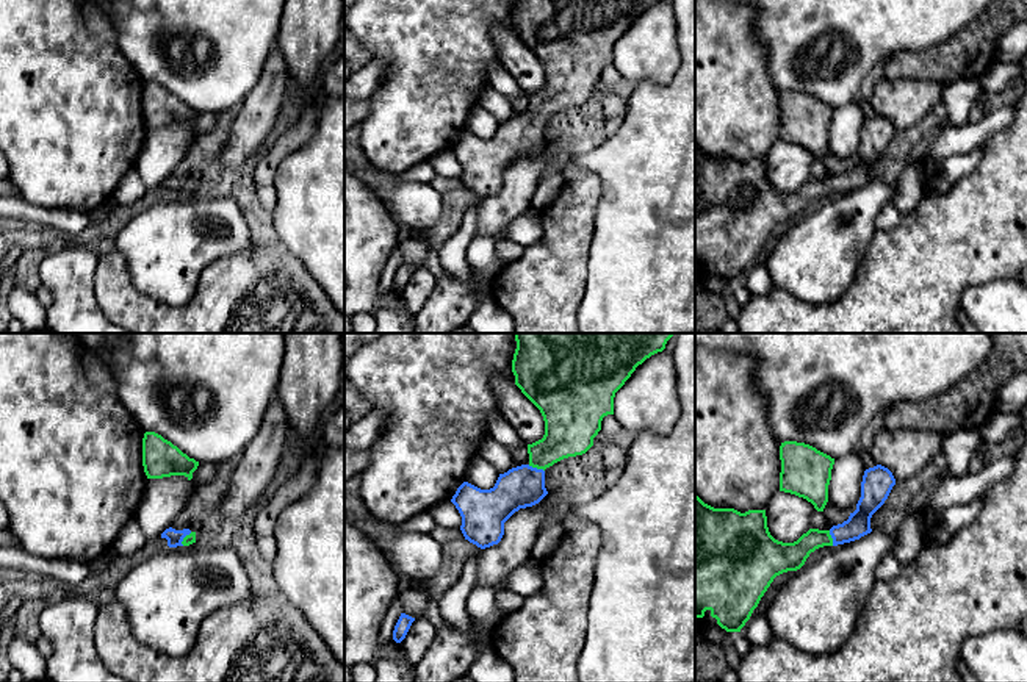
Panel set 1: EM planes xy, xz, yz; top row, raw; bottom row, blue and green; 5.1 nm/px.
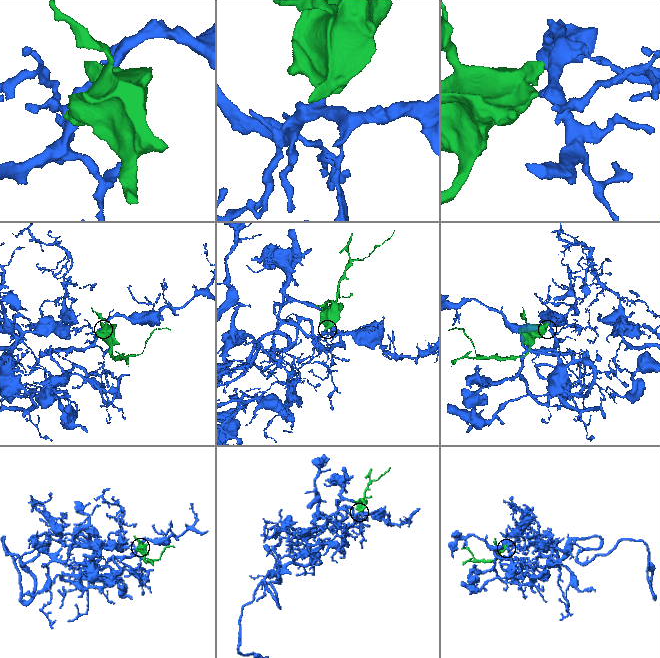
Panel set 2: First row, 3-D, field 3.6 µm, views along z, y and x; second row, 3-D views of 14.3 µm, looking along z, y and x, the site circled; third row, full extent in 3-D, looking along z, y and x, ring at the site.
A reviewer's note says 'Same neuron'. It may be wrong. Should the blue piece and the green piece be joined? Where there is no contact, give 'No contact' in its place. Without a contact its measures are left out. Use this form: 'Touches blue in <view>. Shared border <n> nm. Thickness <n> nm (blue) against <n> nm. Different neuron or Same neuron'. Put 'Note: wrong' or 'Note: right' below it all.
Touches blue in xz. Shared border 90 nm. Thickness 220 nm (blue) against 260 nm. Same neuron
Note: right

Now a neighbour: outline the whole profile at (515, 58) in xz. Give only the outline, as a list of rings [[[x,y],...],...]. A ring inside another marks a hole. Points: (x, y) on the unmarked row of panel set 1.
[[[495,27],[492,38],[501,67],[507,70],[524,94],[543,88],[545,70],[540,59],[521,42],[521,39],[504,27]]]

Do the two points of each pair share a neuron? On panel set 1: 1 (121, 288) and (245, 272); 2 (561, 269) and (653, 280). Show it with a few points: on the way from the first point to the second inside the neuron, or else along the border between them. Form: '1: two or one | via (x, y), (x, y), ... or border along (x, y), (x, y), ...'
1: one | via (152, 316), (201, 316), (213, 304)
2: two | border along (592, 236), (586, 293), (580, 308)

